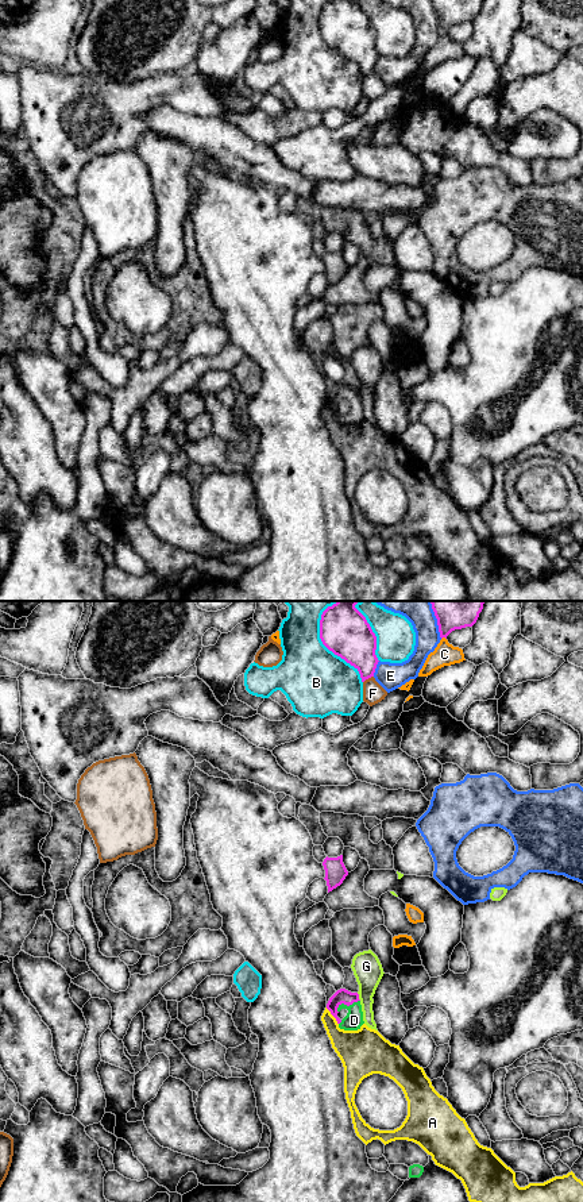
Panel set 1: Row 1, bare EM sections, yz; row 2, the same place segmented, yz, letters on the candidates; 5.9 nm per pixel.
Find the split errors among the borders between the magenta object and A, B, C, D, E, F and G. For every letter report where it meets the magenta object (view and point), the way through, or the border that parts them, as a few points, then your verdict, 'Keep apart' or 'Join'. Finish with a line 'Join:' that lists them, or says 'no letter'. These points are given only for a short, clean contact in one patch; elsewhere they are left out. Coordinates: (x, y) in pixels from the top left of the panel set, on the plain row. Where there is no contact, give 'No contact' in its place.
A: Touches magenta at yz (332, 409). Boundary: yz (325, 403), (338, 419). Keep apart
B: Touches magenta at yz (327, 42). Keep apart
C: Touches magenta at yz (443, 31). Keep apart
D: Touches magenta at yz (347, 400). Path across: yz (342, 390), (347, 400), (354, 407), (354, 415). Join
E: Touches magenta at yz (375, 62). Keep apart
F: Touches magenta at yz (367, 73). Keep apart
G: Touches magenta at yz (358, 392). Keep apart
Join: D

